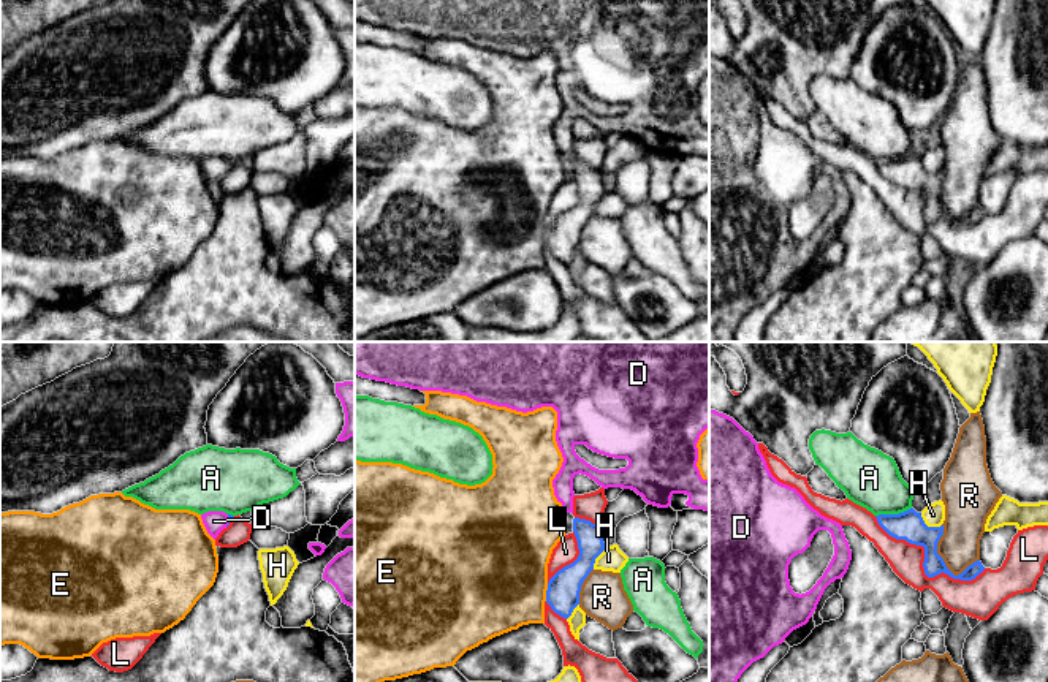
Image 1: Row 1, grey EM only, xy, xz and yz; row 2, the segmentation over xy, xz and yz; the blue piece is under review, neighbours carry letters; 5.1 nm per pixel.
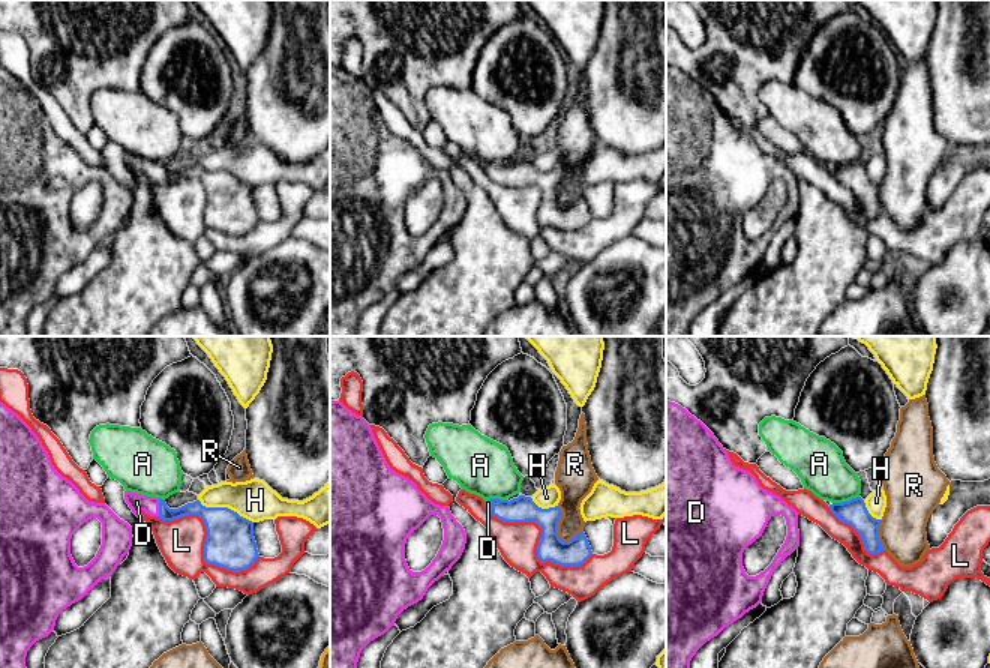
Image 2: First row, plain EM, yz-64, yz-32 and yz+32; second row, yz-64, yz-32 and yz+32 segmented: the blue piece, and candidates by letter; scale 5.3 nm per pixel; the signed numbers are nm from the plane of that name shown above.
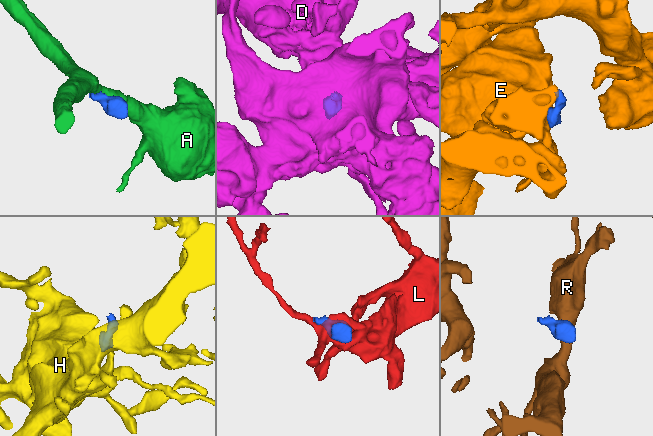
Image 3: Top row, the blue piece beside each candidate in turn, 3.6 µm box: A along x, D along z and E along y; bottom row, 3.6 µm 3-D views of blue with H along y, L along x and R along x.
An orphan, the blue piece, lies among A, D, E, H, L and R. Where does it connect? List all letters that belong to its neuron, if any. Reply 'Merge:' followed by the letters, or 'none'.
Merge: D

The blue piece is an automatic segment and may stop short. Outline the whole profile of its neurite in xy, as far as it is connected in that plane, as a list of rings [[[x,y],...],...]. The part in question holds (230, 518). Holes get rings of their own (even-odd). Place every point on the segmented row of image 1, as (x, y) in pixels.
[[[207,511],[201,514],[207,533],[215,540],[218,533],[230,525],[234,516],[223,511]]]

